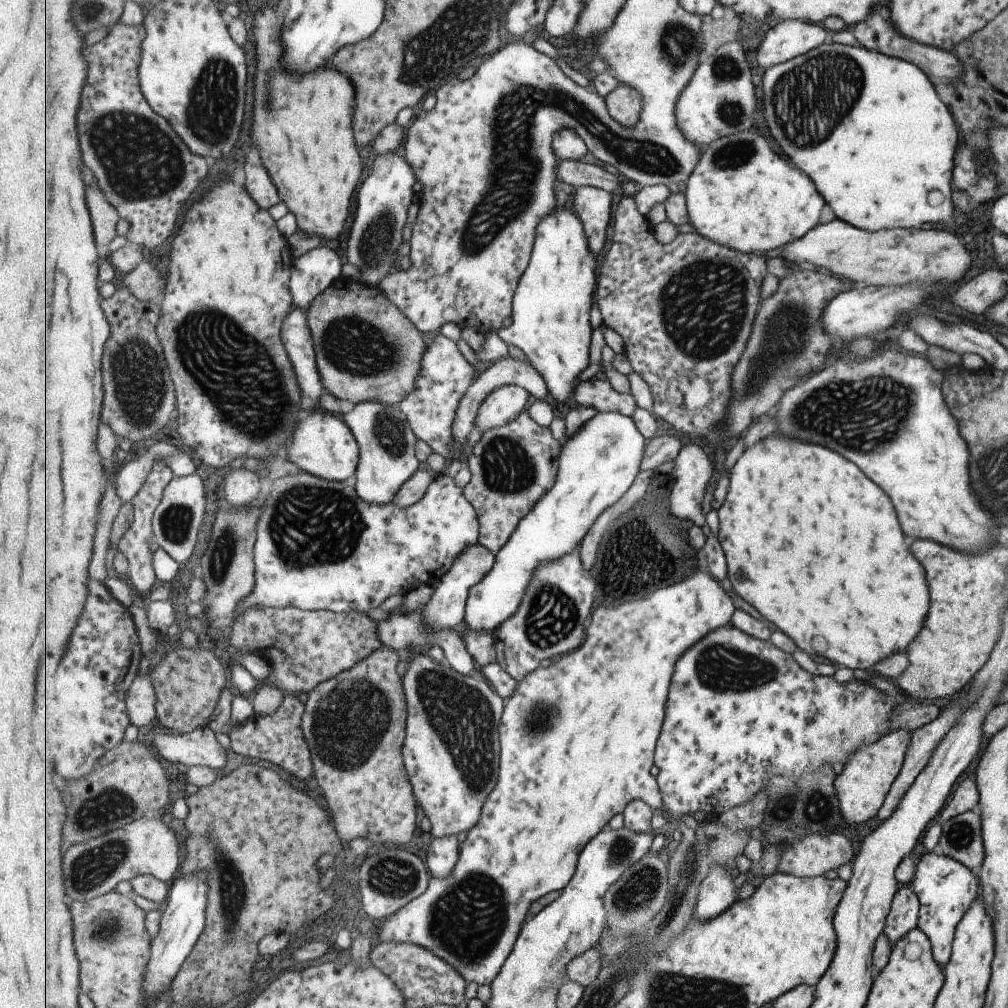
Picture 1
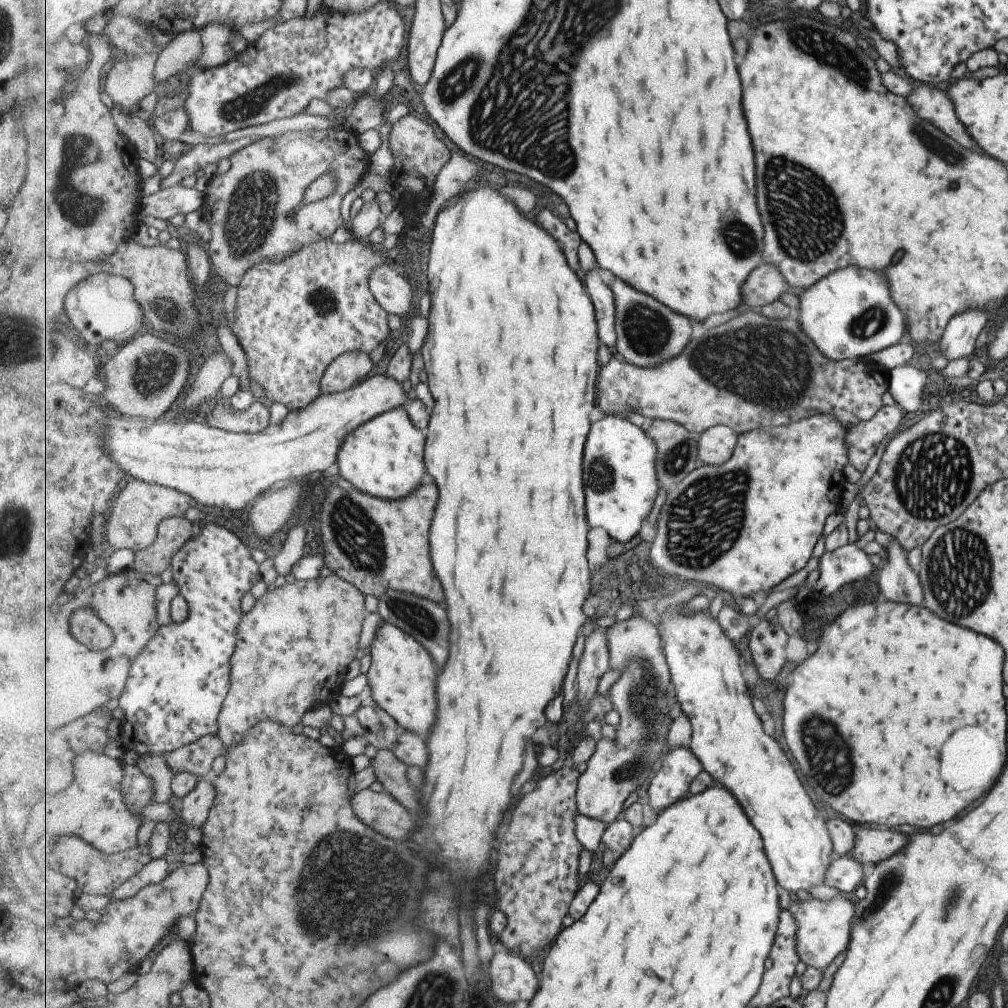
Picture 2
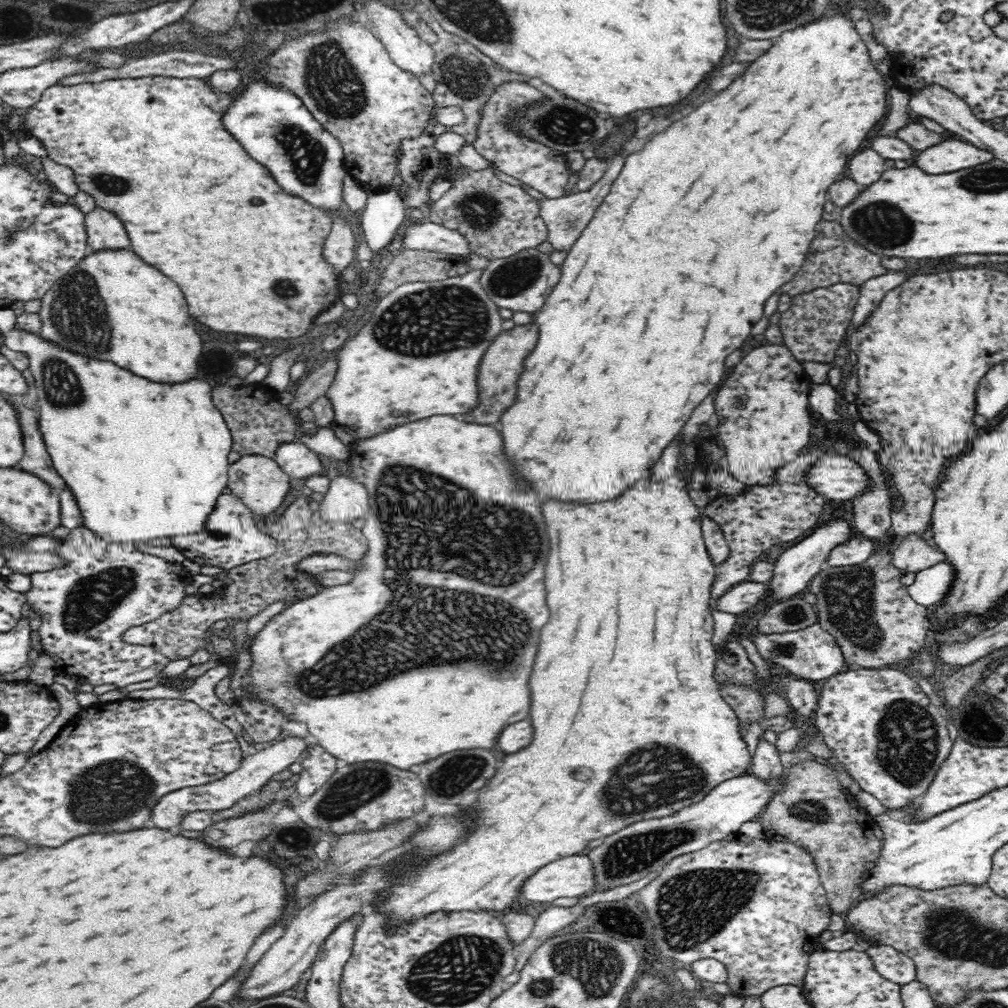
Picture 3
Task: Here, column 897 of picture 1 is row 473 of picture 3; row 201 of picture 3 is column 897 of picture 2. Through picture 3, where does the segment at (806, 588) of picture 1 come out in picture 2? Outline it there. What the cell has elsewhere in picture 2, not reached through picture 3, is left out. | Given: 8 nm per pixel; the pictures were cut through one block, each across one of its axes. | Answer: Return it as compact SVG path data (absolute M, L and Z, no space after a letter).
M880 598L874 602L856 604L846 608L825 630L821 631L817 652L803 660L792 672L792 682L785 698L785 738L791 754L799 762L807 784L827 806L831 806L846 821L858 824L897 826L909 824L917 828L933 828L951 820L965 810L973 800L981 798L997 780L1007 758L1007 714L1003 710L1002 664L1004 652L994 641L961 626L943 622L929 614L925 608L897 604Z

